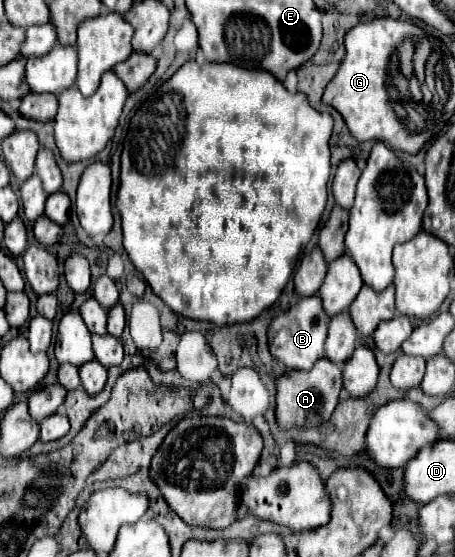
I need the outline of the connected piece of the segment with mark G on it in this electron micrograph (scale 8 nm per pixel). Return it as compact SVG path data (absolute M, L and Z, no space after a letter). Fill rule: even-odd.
M384 19L358 23L354 29L346 33L344 45L346 45L346 55L340 63L338 73L328 83L322 101L334 107L342 115L356 141L360 143L382 141L390 149L416 155L432 139L434 133L432 131L410 133L406 125L396 117L390 105L390 97L386 91L386 77L388 77L388 59L396 51L396 41L392 39L392 35L388 35L384 27Z

